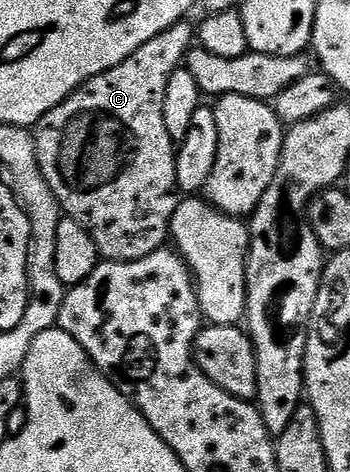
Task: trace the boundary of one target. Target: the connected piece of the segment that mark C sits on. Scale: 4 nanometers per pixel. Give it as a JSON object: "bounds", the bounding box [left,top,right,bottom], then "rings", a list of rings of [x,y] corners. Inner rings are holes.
{"bounds":[34,20,194,262],"rings":[[[188,20],[175,22],[166,32],[146,40],[146,44],[142,44],[142,48],[138,48],[129,58],[122,60],[122,64],[118,64],[114,68],[94,76],[86,84],[82,84],[62,104],[58,104],[58,108],[46,112],[46,116],[42,116],[42,120],[34,127],[36,159],[46,184],[52,190],[61,211],[78,224],[82,224],[82,228],[86,228],[86,232],[90,232],[101,259],[113,262],[142,260],[153,254],[155,250],[161,249],[169,241],[172,217],[178,205],[178,191],[176,189],[176,152],[178,146],[172,141],[170,132],[166,132],[166,119],[162,116],[162,104],[166,100],[166,84],[170,84],[170,76],[175,70],[181,69],[189,50],[193,49],[194,26],[191,26],[190,23],[191,21]]]}

